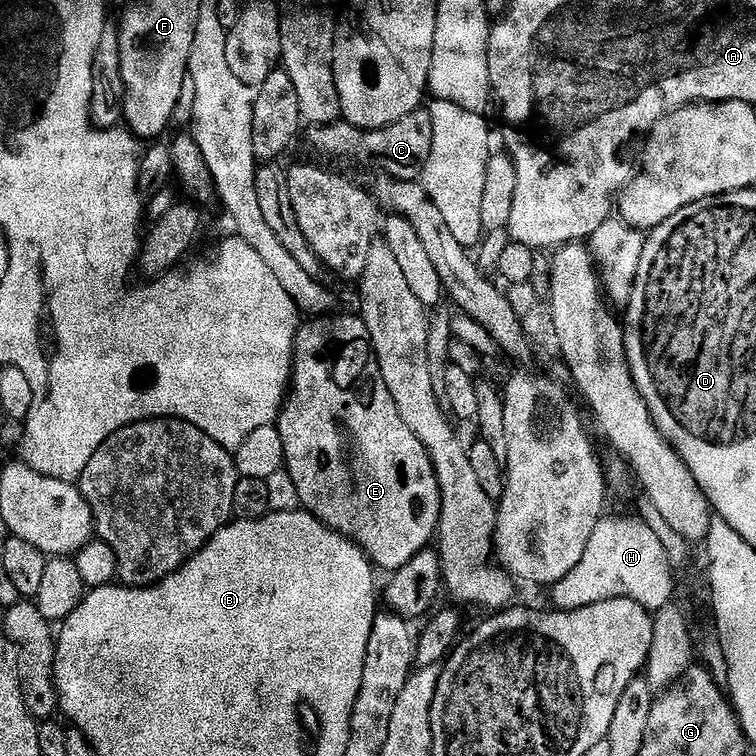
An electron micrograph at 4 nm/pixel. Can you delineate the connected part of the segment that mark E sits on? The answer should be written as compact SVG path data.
M329 314L309 319L307 322L301 323L300 331L296 334L296 347L292 354L290 391L278 417L282 446L286 446L284 466L290 474L290 478L294 478L294 486L298 486L301 509L309 512L311 516L317 516L327 528L332 528L334 531L342 533L346 539L354 541L368 555L369 560L377 569L385 568L385 573L391 574L402 566L406 566L406 562L410 562L410 558L425 551L431 545L428 544L431 540L433 543L440 526L440 507L442 506L440 487L426 446L422 446L422 442L418 442L414 430L410 430L410 426L406 426L406 422L402 422L402 418L398 414L398 406L394 406L394 398L390 398L390 390L386 390L386 382L382 378L380 364L376 361L376 351L372 348L372 341L368 339L368 331L363 319L356 314L353 316L340 315Z

